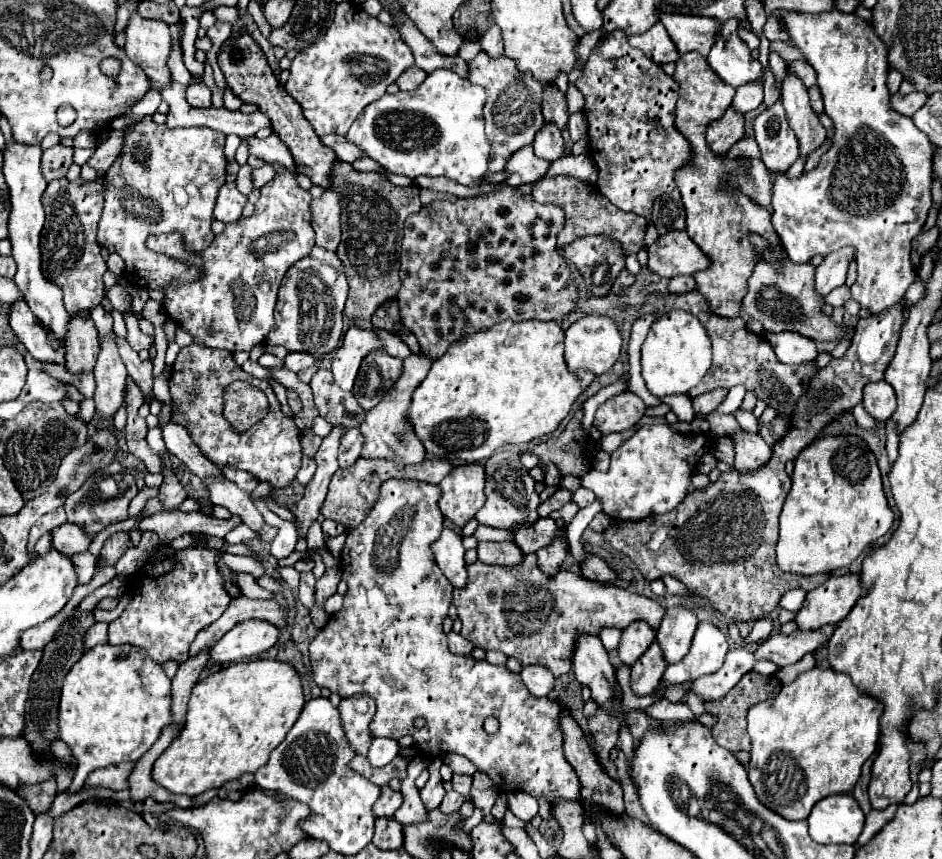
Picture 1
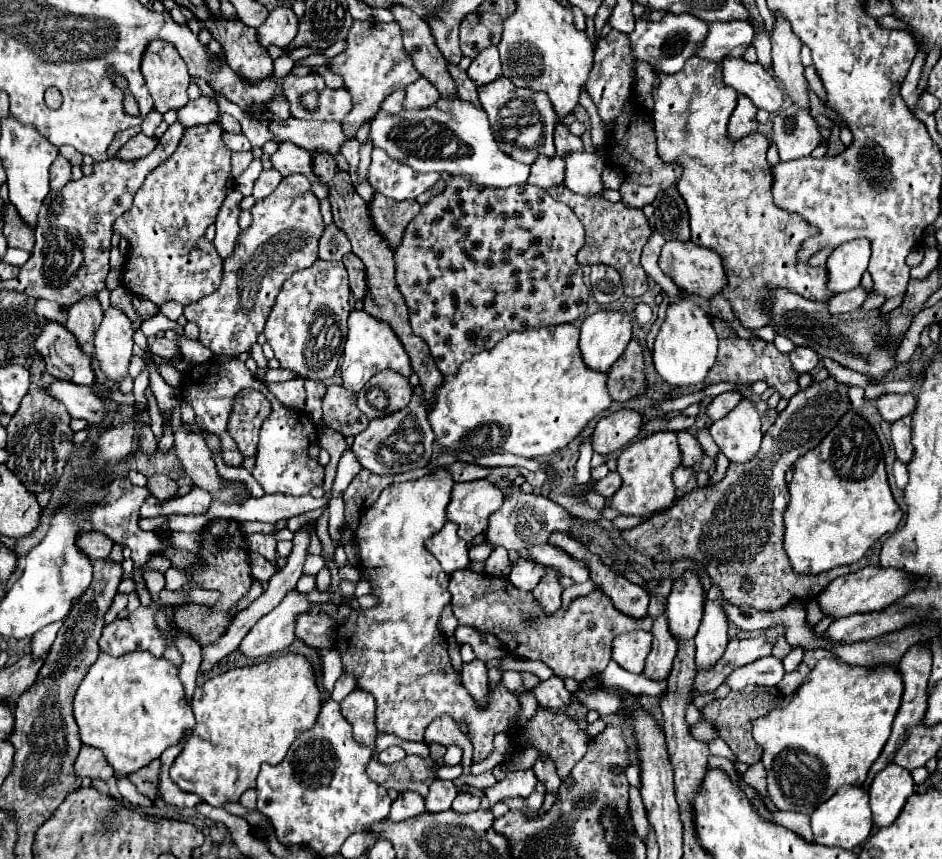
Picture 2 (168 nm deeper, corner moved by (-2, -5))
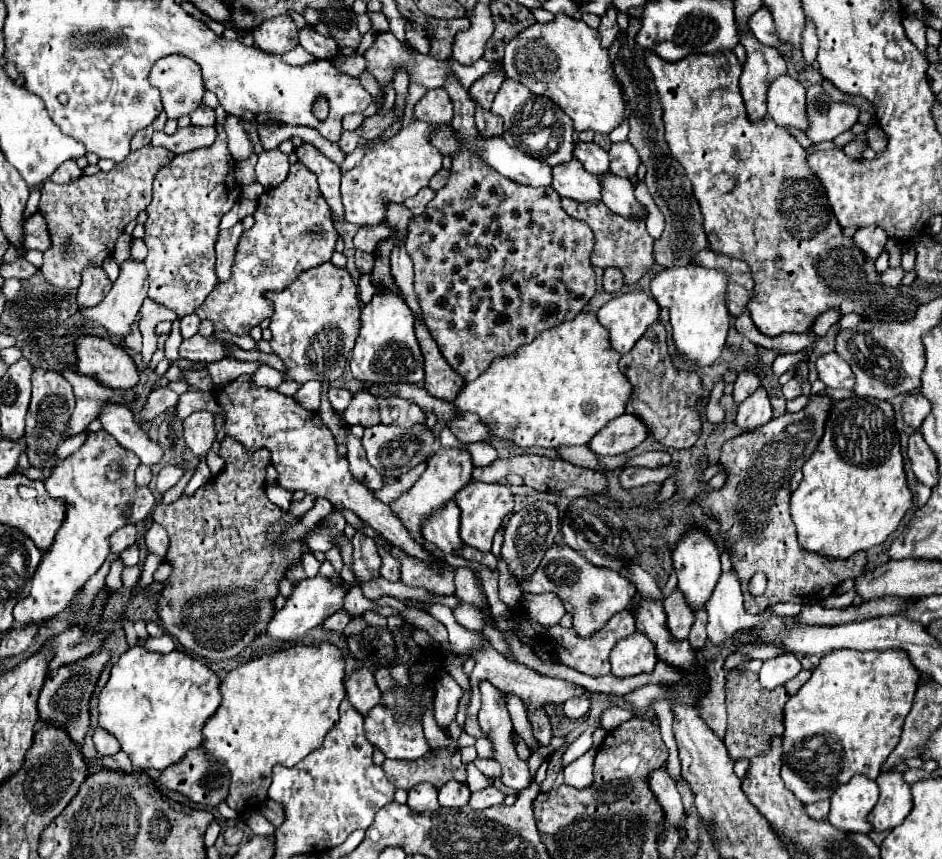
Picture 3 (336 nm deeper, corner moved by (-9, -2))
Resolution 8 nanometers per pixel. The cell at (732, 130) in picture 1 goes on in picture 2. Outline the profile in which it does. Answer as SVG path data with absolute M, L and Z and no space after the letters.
M738 95L738 105L730 117L730 125L728 125L728 135L732 139L742 139L750 133L754 133L758 129L758 121L756 121L756 105L746 97L746 95Z

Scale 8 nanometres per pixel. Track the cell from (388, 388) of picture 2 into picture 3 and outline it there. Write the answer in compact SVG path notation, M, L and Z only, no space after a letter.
M385 396L383 400L377 398L381 422L383 424L397 424L401 428L411 428L417 422L425 422L425 414L417 404L409 400L401 400L399 396Z

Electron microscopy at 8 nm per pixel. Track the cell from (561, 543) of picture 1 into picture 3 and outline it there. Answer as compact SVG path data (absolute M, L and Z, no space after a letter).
M523 594L521 604L529 610L529 616L543 626L557 624L565 614L563 602L555 594Z

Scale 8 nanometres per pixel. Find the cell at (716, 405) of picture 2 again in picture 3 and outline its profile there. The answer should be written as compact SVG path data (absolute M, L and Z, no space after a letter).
M739 372L737 380L733 384L733 400L735 400L735 404L741 404L757 388L759 388L759 378L753 372Z

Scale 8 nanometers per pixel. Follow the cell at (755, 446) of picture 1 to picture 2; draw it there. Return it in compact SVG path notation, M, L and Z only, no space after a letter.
M744 397L726 417L712 423L710 435L730 461L746 463L756 455L762 441L756 405Z

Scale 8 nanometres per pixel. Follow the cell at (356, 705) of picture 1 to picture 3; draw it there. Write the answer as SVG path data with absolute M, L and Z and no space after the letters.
M363 666L361 670L353 672L347 682L345 682L345 688L347 688L347 700L351 702L351 706L355 706L357 712L361 712L363 716L369 714L369 710L373 706L379 704L379 698L381 698L381 690L377 688L375 684L375 678L373 678L373 670L375 666Z

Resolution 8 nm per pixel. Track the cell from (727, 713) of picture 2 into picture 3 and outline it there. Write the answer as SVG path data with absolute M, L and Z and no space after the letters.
M735 670L729 674L725 690L727 690L729 724L727 724L727 734L725 734L723 742L725 742L727 754L731 756L731 760L735 760L735 762L741 758L751 760L757 754L769 752L771 740L775 736L783 734L783 706L789 698L787 690L783 686L773 688L773 690L761 688L755 672L737 674Z

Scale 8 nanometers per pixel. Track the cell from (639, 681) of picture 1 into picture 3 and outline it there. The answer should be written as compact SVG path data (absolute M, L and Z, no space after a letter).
M675 590L669 598L663 600L663 608L667 614L667 628L671 632L671 638L685 640L689 636L689 628L693 624L693 612L683 600L683 594Z

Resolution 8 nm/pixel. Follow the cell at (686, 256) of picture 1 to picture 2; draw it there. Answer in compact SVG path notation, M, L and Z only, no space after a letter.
M668 241L664 247L662 247L662 253L660 253L660 259L658 259L658 265L660 269L682 289L682 291L688 291L688 293L694 293L694 295L700 295L704 299L712 299L714 295L718 295L724 287L726 287L726 273L724 273L724 265L722 265L722 259L712 251L712 249L706 249L706 247L700 247L692 241Z

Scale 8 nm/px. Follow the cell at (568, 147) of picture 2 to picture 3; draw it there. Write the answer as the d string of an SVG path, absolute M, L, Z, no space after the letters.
M579 142L579 144L575 144L573 158L579 160L583 164L583 168L587 168L587 172L591 172L591 174L599 176L599 174L609 172L609 156L595 142Z

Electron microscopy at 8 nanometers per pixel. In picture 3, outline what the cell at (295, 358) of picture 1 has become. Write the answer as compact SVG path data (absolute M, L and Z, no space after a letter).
M261 366L253 376L251 382L255 386L267 386L267 388L279 388L281 382L285 382L285 374L271 368L271 366Z

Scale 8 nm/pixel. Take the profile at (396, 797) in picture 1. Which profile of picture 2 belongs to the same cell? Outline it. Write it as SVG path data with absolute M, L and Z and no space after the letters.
M404 791L398 795L398 799L392 803L392 811L390 811L390 819L394 821L404 821L410 817L420 815L422 811L426 811L424 807L424 797L414 793L414 791Z

